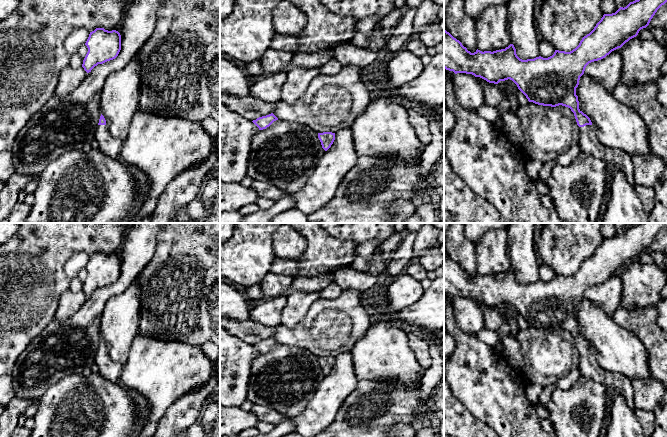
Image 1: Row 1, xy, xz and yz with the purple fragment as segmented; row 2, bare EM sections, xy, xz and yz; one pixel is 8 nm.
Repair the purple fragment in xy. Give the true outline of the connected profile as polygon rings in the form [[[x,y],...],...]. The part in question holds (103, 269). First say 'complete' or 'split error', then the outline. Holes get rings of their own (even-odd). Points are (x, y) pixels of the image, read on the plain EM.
complete; [[[96,252],[90,256],[85,267],[88,276],[83,284],[82,291],[89,297],[98,288],[115,283],[121,274],[121,259],[118,255],[108,255]]]

